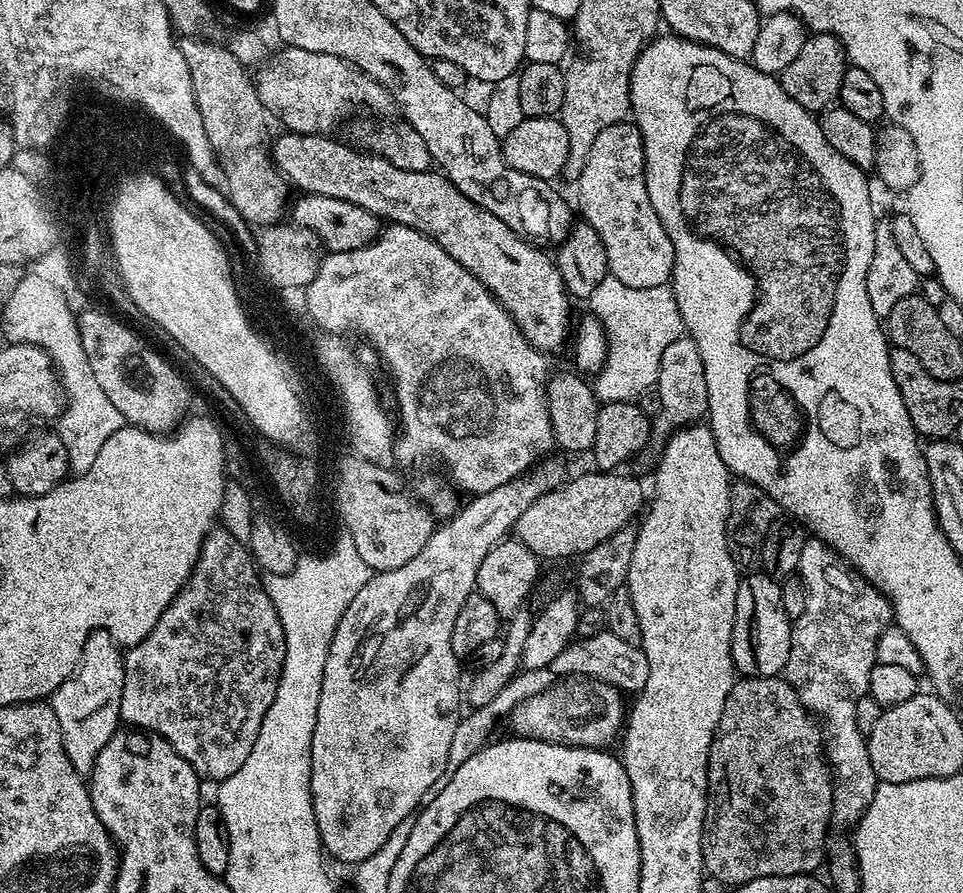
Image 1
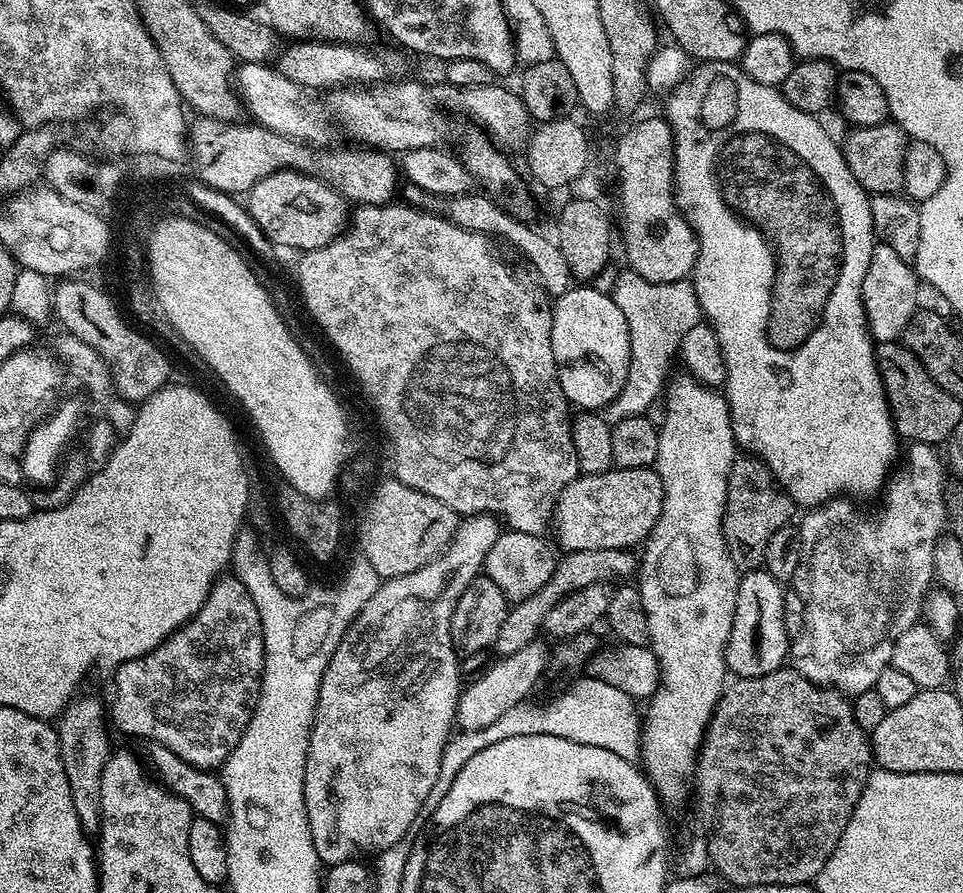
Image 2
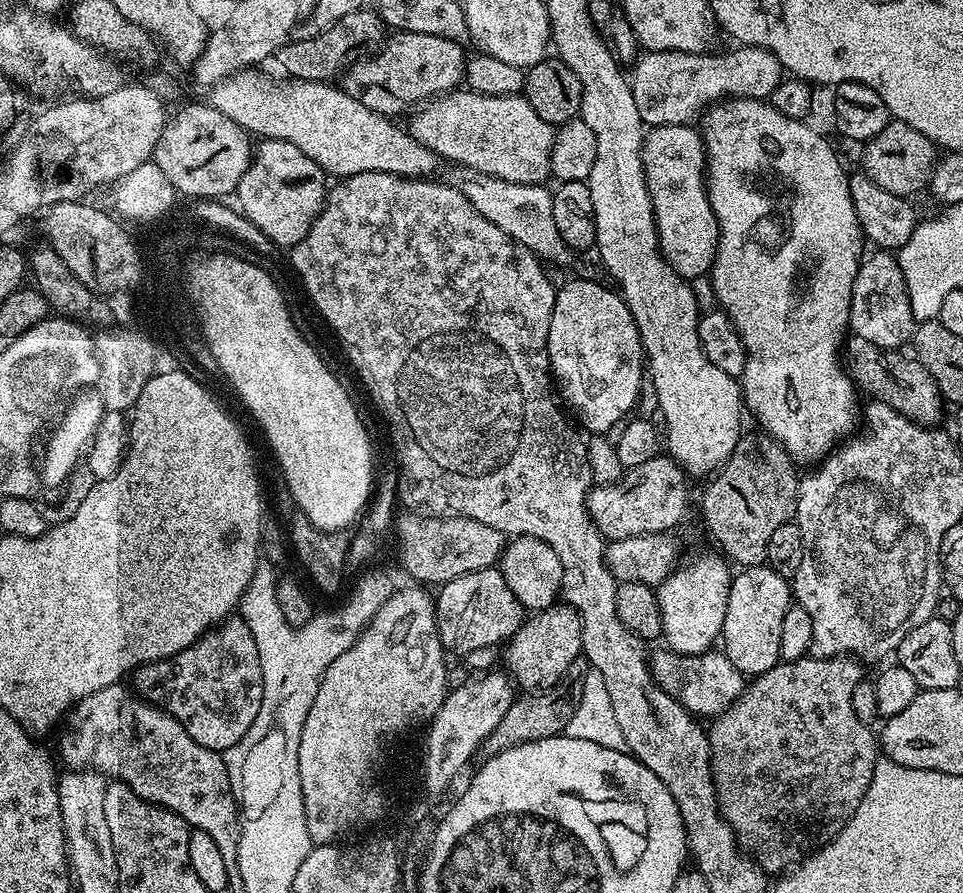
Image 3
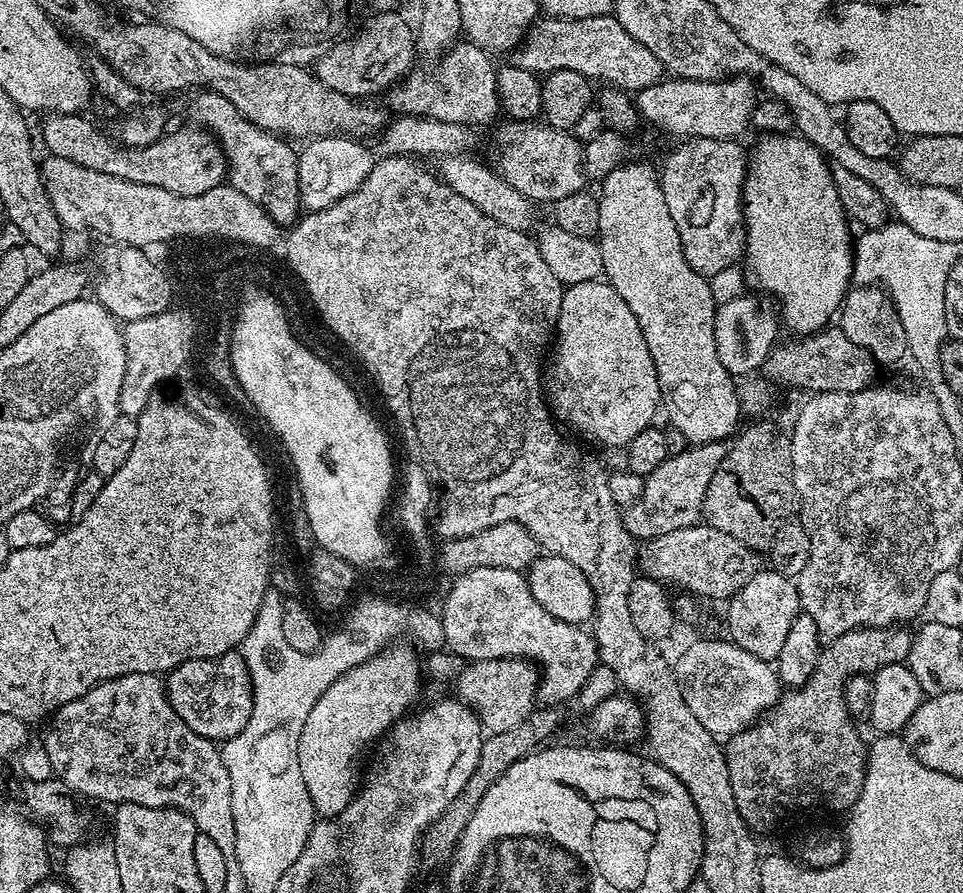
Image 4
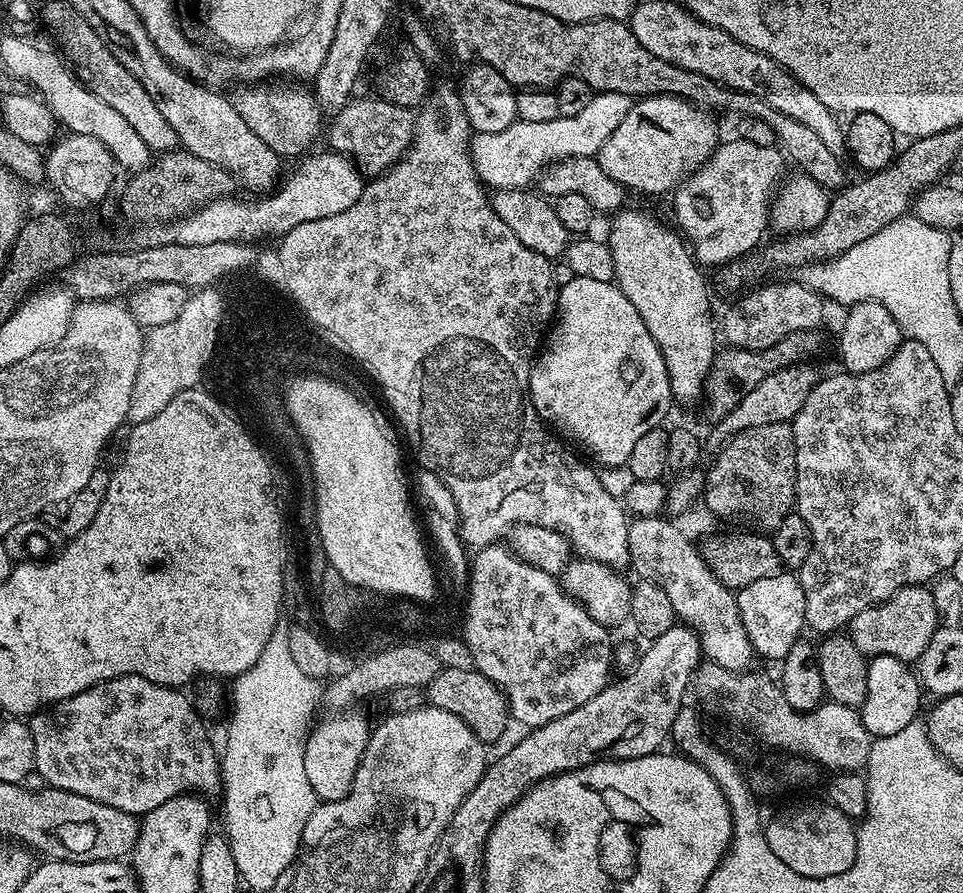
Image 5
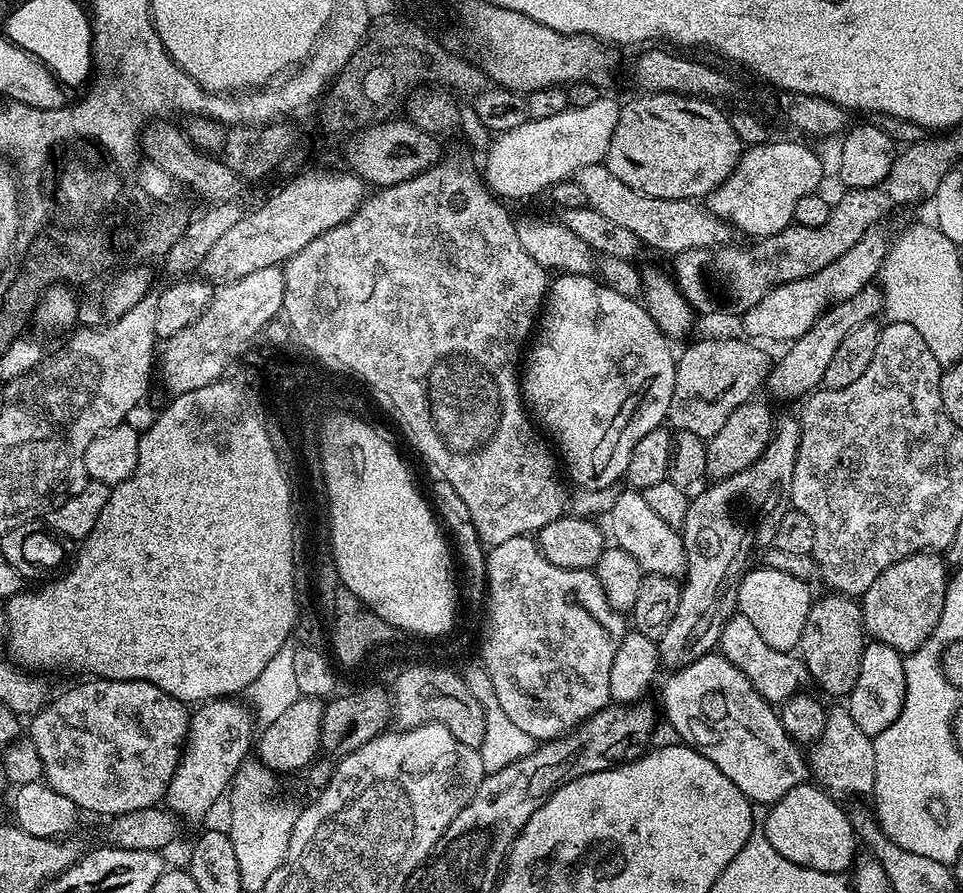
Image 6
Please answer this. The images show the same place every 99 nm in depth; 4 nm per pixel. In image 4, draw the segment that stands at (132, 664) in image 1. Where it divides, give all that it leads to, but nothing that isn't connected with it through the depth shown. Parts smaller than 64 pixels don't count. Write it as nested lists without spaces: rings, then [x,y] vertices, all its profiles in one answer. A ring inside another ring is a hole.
[[[239,651],[222,654],[217,660],[187,660],[166,676],[166,695],[174,714],[202,738],[223,742],[242,734],[254,710],[252,678]]]

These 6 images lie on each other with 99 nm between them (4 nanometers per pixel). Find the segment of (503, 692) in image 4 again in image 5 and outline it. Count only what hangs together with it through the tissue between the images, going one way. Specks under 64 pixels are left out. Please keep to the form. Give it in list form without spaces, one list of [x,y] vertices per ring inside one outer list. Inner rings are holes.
[[[441,667],[437,676],[426,687],[426,700],[433,708],[450,710],[485,745],[491,746],[504,732],[504,727],[510,724],[508,700],[496,684],[490,682],[490,678],[476,671],[475,667],[466,670]]]

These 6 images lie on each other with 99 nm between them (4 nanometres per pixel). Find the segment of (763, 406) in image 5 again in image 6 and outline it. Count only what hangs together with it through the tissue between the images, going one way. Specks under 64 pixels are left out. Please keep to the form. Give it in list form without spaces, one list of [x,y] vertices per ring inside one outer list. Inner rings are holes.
[[[874,282],[868,283],[853,297],[829,307],[815,320],[814,326],[806,334],[785,347],[788,349],[781,354],[780,361],[777,364],[775,361],[771,365],[766,388],[769,388],[776,396],[789,396],[792,400],[798,399],[797,401],[817,391],[824,383],[826,366],[830,366],[830,358],[834,358],[834,350],[838,350],[838,345],[846,338],[846,334],[854,326],[875,319],[883,309],[884,291]]]

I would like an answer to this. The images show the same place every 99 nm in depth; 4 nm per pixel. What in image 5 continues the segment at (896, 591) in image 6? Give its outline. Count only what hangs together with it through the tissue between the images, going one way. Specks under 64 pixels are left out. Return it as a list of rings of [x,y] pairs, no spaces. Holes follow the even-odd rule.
[[[911,584],[898,589],[881,604],[872,604],[866,610],[859,612],[846,625],[846,632],[865,658],[893,656],[905,662],[916,662],[926,650],[930,638],[934,638],[941,620],[935,608],[931,587]]]

